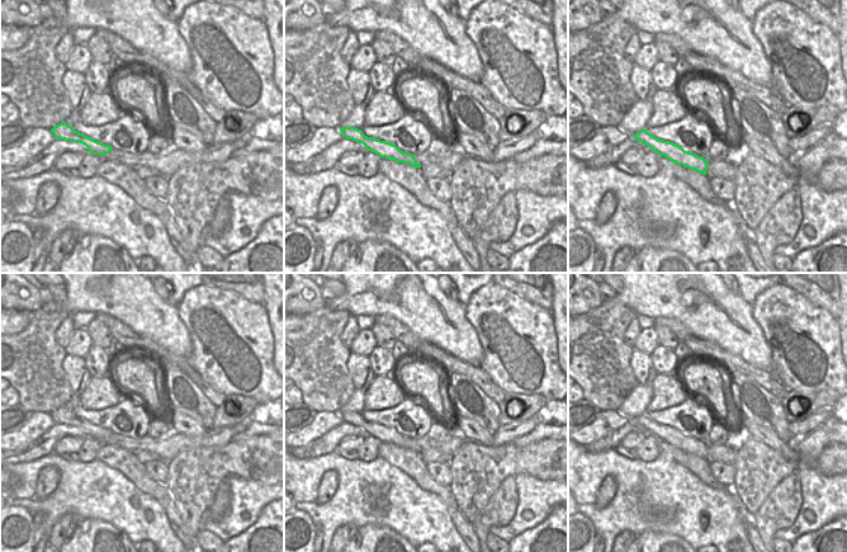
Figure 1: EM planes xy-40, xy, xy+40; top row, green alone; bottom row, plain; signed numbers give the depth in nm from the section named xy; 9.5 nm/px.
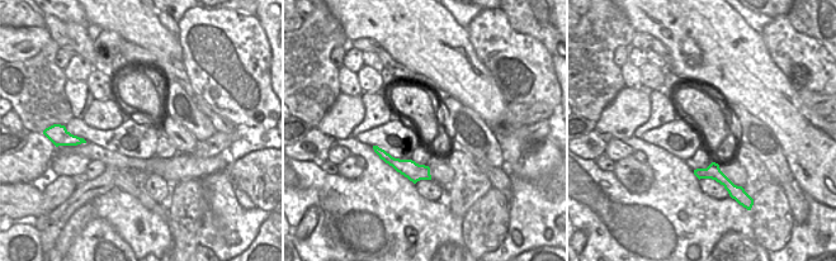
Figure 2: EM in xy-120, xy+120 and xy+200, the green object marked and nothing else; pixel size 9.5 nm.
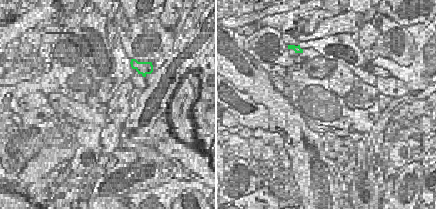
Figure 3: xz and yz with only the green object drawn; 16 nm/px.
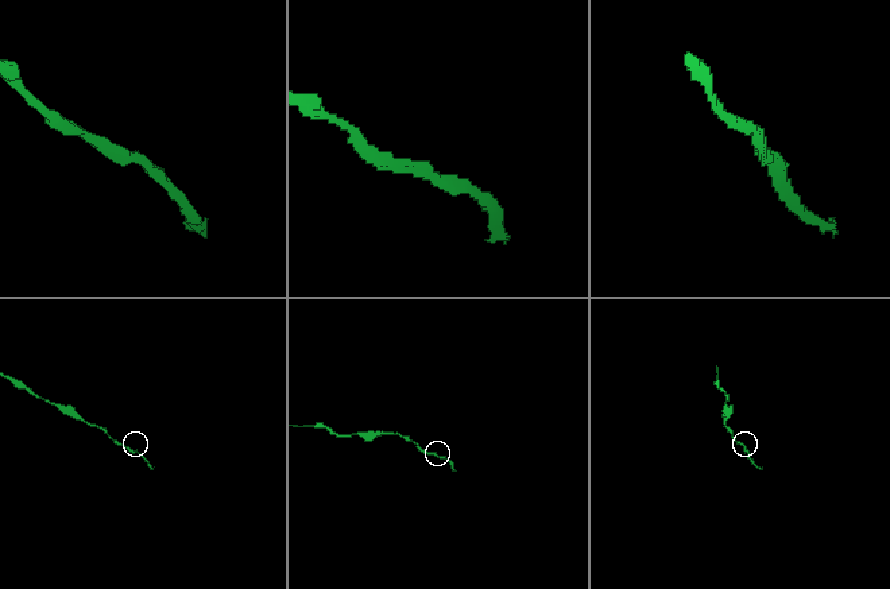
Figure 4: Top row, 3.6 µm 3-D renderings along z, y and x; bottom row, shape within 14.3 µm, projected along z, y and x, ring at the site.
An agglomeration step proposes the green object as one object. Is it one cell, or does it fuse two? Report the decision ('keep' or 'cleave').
keep

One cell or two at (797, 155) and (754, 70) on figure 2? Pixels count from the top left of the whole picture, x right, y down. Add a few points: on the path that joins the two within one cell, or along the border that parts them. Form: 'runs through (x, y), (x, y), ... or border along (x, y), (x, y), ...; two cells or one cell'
runs through (797, 133), (797, 127), (764, 91); one cell

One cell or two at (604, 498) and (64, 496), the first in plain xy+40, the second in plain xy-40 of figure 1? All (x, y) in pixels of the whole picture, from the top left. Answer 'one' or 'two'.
two

